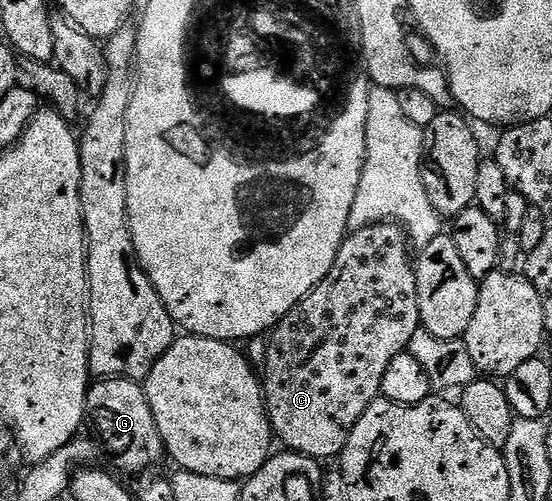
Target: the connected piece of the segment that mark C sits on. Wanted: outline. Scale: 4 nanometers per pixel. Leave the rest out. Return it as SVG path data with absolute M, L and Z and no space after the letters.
M388 222L374 223L371 227L351 230L340 245L340 253L336 253L336 261L332 265L332 269L328 269L328 277L324 277L324 281L320 281L320 285L316 285L316 289L312 289L312 293L308 293L308 297L301 299L274 326L274 330L269 332L268 338L265 340L266 362L260 367L260 382L266 401L266 416L270 418L271 432L276 436L277 442L279 439L283 443L281 445L283 448L319 461L327 461L326 459L332 458L333 455L334 458L341 456L342 448L345 447L356 421L360 421L364 409L368 409L368 405L372 405L372 401L381 396L384 373L387 371L392 357L403 354L409 348L414 334L421 328L415 266L415 260L412 258L412 247L408 242L405 227Z

